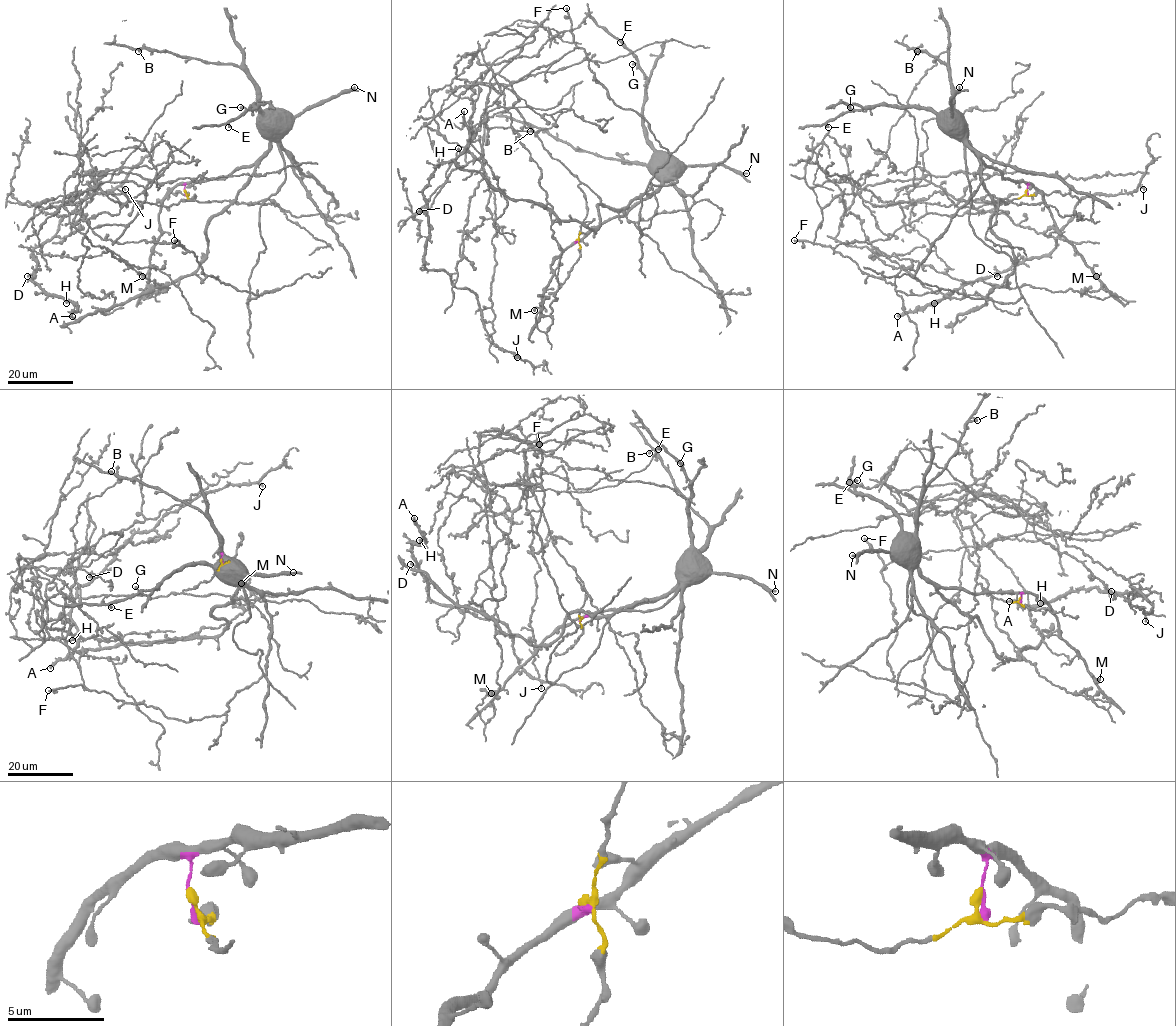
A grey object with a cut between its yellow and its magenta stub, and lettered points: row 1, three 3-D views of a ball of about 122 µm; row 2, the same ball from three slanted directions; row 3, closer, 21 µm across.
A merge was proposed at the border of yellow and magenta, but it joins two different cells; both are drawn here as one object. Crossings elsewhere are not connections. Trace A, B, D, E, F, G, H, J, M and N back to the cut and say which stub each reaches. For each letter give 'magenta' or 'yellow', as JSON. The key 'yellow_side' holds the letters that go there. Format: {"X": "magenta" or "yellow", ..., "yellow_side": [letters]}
{"A": "yellow", "B": "magenta", "D": "yellow", "E": "magenta", "F": "magenta", "G": "magenta", "H": "yellow", "J": "yellow", "M": "magenta", "N": "magenta", "yellow_side": ["A", "D", "H", "J"]}

